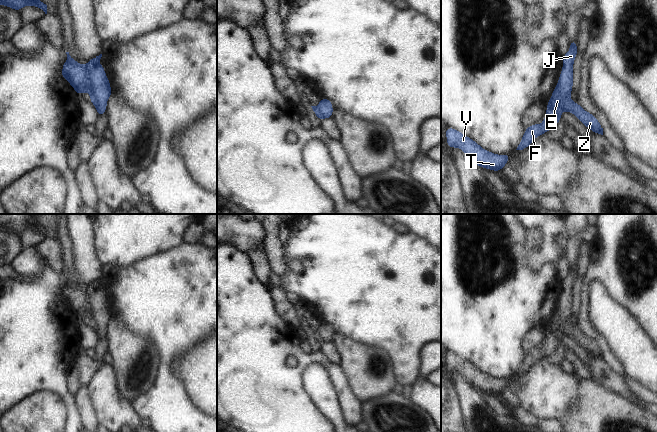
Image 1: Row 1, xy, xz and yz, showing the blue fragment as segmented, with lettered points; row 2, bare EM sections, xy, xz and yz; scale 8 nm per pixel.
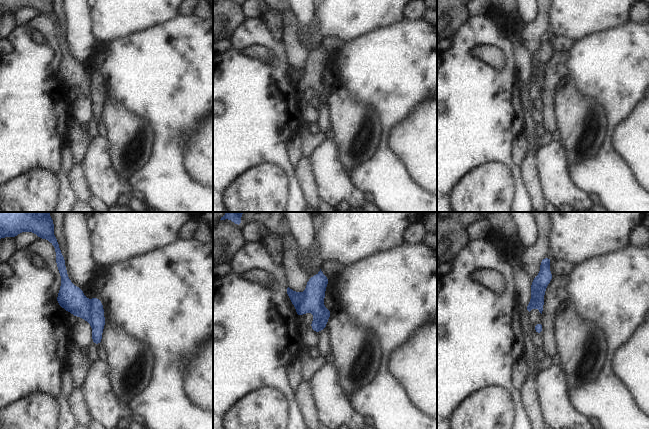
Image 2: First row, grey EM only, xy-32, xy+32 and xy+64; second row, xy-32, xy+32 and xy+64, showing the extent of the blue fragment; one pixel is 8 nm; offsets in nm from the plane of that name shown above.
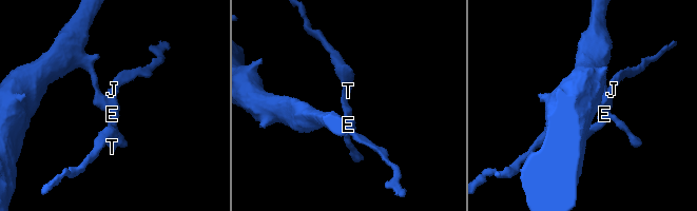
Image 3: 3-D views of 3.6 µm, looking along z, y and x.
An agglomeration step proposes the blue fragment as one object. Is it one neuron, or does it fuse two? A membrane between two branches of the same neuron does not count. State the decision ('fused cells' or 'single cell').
fused cells

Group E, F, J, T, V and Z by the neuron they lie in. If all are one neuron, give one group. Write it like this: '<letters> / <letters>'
E F J T V / Z

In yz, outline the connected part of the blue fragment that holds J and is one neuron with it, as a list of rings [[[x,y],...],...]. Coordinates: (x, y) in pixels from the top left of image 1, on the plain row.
[[[571,264],[569,275],[562,281],[562,295],[551,322],[548,324],[543,347],[527,351],[516,374],[528,372],[535,362],[552,354],[560,346],[561,338],[566,334],[566,324],[573,313],[573,288],[577,276],[576,265]]]

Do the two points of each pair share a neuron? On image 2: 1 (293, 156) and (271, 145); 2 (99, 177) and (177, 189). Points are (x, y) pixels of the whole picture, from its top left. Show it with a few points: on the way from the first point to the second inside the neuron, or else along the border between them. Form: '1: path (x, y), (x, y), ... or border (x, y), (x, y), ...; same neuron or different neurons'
1: border (296, 135), (288, 144), (288, 162), (294, 168); different neurons
2: border (127, 182), (131, 188); different neurons

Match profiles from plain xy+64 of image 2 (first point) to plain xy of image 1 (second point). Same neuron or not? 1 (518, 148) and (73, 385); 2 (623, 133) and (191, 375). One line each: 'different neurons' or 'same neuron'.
1: same neuron
2: same neuron

